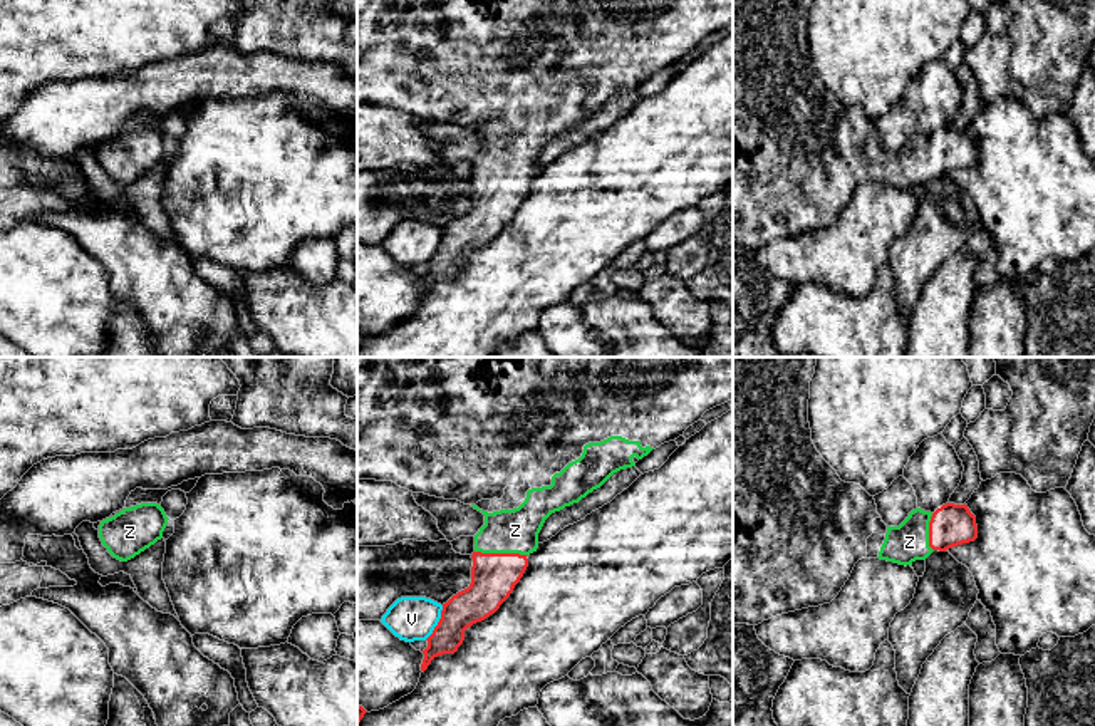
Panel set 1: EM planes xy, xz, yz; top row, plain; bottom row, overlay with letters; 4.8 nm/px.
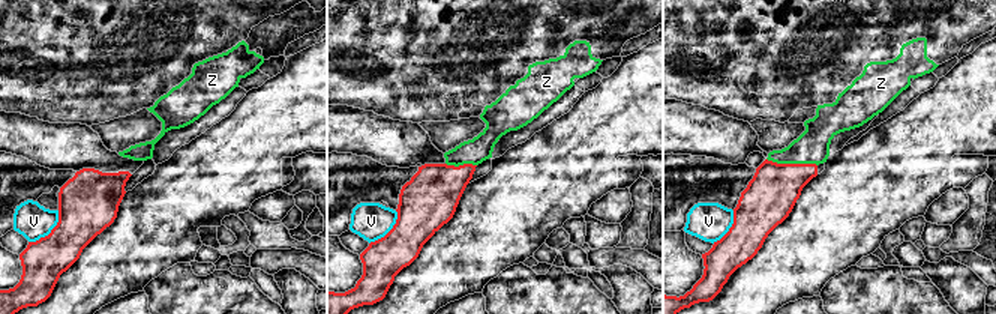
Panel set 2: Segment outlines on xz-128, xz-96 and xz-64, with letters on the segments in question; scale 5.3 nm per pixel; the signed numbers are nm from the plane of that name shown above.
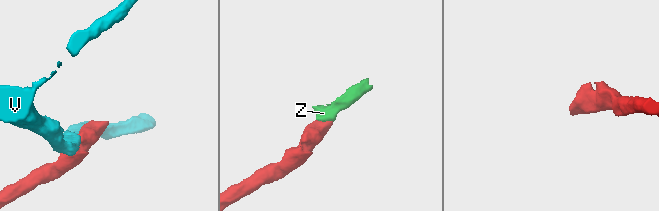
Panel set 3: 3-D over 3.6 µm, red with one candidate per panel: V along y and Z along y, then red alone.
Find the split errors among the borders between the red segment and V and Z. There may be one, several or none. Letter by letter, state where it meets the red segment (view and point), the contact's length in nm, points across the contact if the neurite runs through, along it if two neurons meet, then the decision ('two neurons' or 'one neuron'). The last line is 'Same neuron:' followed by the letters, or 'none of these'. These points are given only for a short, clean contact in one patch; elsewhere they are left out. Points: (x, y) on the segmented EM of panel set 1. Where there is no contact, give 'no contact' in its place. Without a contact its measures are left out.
V: meets red in xz at (438, 622); contact 190 nm long; two neurons
Z: meets red in xz at (500, 554); contact 240 nm long; runs through xz (493, 575), (500, 554), (502, 544), (515, 530); one neuron
Same neuron: Z

